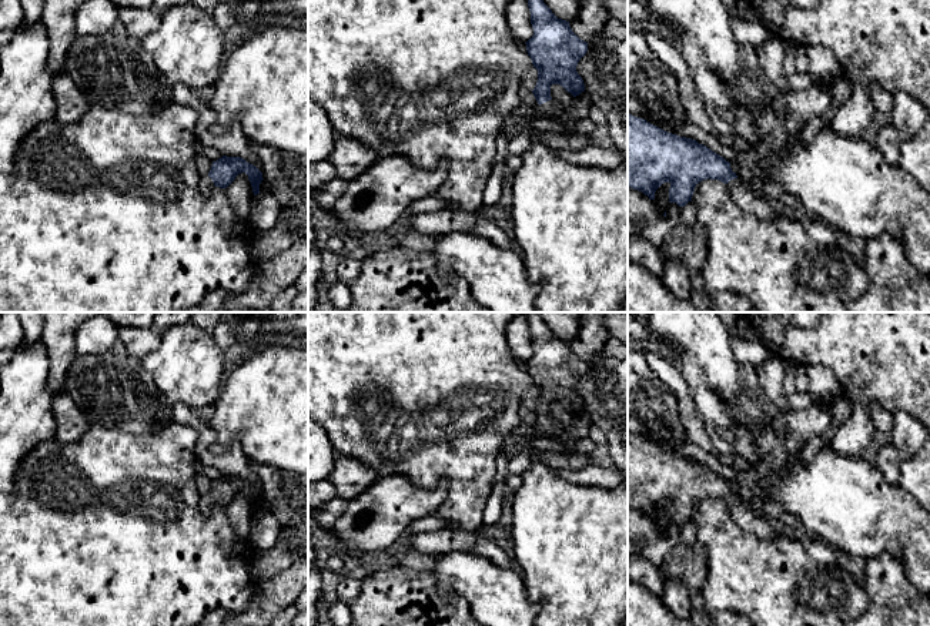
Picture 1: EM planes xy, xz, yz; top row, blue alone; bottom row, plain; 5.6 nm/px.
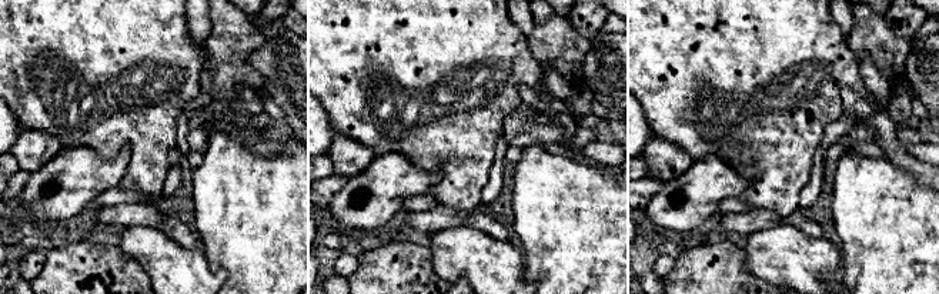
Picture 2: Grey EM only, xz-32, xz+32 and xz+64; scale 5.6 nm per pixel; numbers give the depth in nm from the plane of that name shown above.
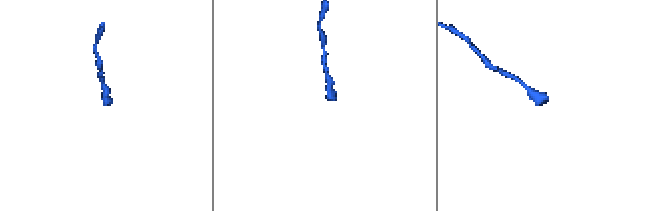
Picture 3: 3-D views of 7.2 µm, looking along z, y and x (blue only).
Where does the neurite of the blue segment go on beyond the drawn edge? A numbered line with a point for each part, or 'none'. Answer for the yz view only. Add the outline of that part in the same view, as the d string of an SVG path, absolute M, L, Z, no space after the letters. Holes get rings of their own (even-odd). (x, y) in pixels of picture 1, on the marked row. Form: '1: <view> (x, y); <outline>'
1: yz (749, 201); M739 178L730 180L726 185L733 201L745 212L767 221L772 221L779 215L765 197L746 188Z

